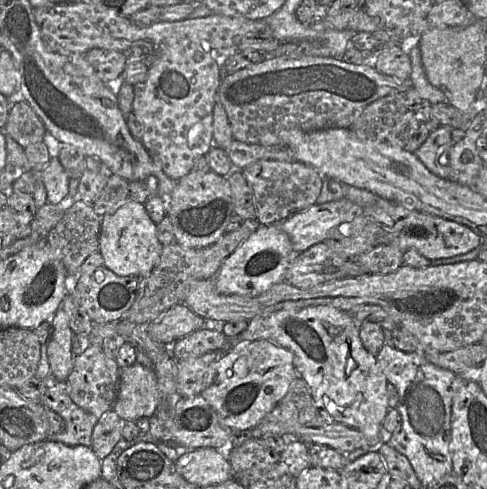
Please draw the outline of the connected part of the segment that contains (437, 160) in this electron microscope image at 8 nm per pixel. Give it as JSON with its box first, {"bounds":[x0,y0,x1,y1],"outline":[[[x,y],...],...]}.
{"bounds":[415,126,455,179],"outline":[[[440,126],[415,151],[415,155],[434,175],[450,179],[450,149],[455,144],[450,126]]]}

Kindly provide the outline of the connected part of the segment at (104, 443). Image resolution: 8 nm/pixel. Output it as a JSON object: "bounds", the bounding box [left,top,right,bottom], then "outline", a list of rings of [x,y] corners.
{"bounds":[91,409,122,460],"outline":[[[112,409],[96,422],[92,432],[91,448],[103,460],[122,438],[122,420]]]}

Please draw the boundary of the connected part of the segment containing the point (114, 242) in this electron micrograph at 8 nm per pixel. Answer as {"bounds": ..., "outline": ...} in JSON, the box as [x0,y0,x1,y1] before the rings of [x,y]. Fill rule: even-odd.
{"bounds":[99,198,164,277],"outline":[[[128,198],[102,216],[99,251],[105,266],[121,277],[143,277],[159,263],[164,245],[157,236],[157,224],[150,218],[145,203]]]}

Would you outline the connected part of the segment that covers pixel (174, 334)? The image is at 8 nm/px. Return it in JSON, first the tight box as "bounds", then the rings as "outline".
{"bounds":[148,304,205,344],"outline":[[[184,304],[174,305],[148,323],[148,333],[162,344],[176,340],[204,327],[205,319]]]}

